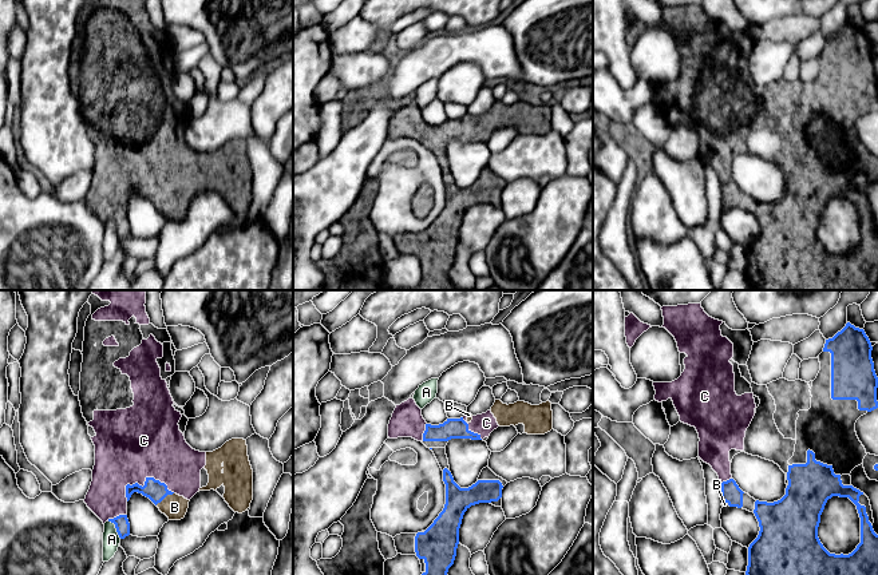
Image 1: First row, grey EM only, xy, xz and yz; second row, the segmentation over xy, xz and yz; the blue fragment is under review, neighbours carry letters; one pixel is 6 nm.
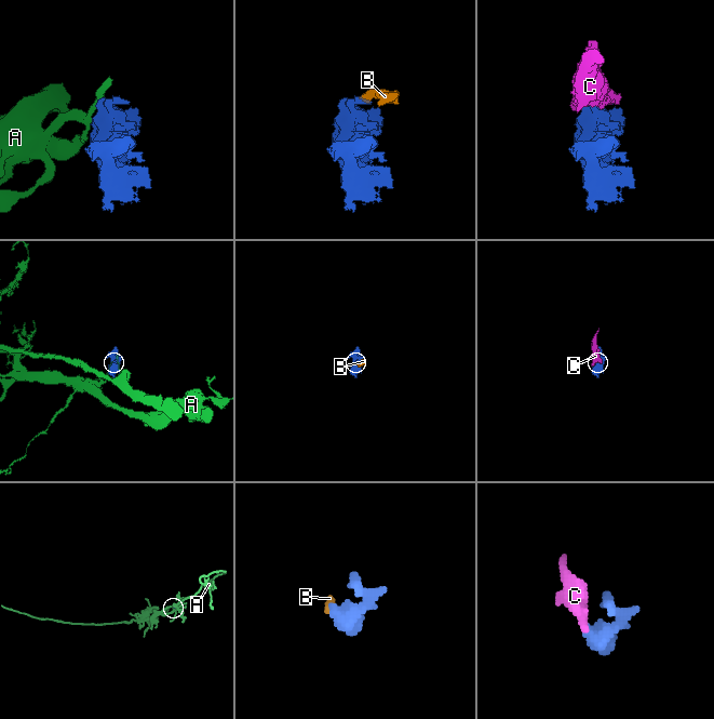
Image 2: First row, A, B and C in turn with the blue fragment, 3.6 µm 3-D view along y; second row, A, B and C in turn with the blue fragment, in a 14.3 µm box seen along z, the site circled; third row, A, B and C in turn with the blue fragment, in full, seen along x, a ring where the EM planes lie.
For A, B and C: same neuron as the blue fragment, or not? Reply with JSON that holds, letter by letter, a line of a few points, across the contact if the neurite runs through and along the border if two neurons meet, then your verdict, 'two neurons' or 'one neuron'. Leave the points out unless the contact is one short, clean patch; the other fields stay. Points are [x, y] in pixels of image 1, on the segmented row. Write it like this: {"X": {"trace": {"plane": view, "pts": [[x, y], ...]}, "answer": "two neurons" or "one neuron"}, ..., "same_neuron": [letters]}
{"A": {"trace": {"plane": "xy", "pts": [[109, 520], [114, 524], [121, 538]]}, "answer": "two neurons"}, "B": {"answer": "one neuron"}, "C": {"answer": "one neuron"}, "same_neuron": ["B", "C"]}

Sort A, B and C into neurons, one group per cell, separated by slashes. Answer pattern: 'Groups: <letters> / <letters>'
Groups: A / B C

